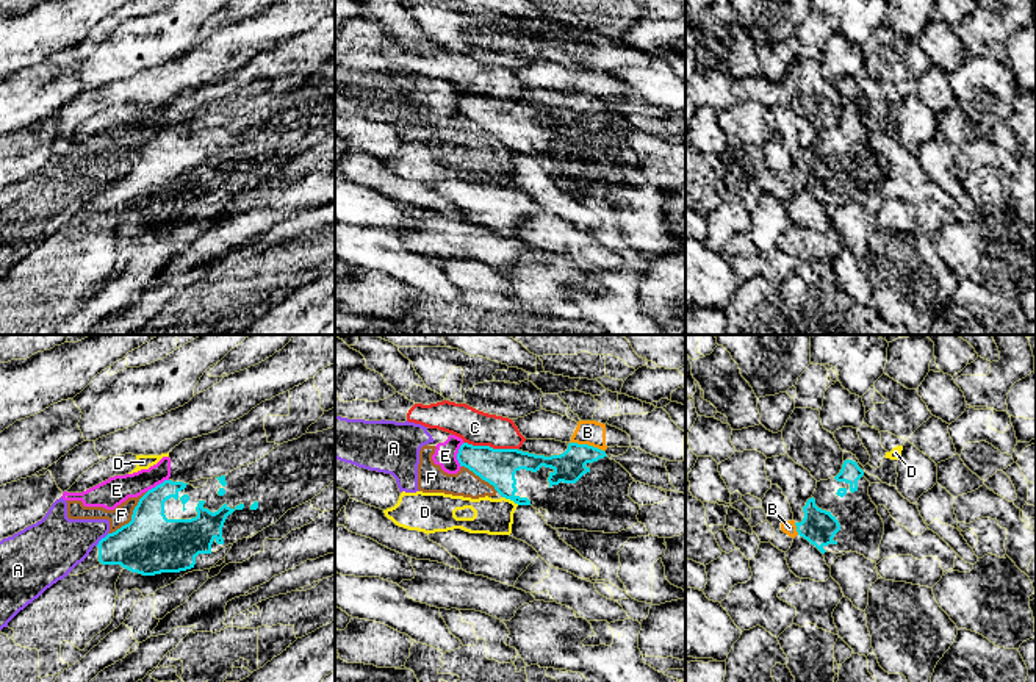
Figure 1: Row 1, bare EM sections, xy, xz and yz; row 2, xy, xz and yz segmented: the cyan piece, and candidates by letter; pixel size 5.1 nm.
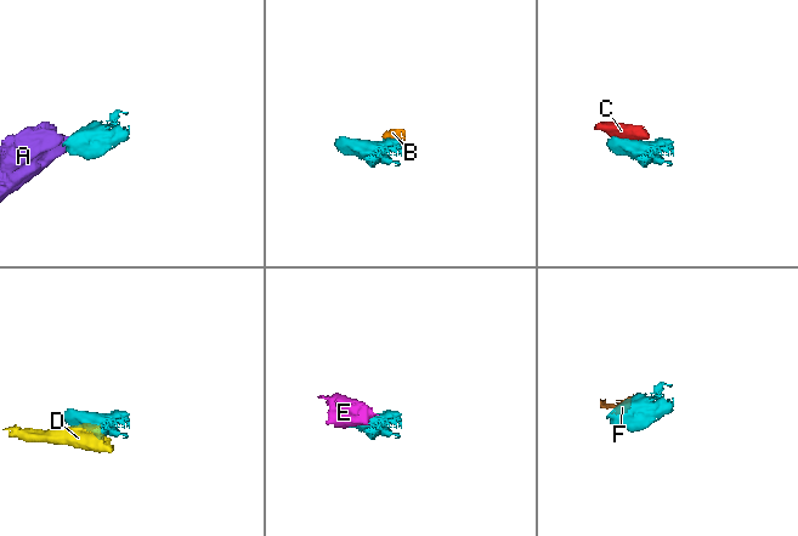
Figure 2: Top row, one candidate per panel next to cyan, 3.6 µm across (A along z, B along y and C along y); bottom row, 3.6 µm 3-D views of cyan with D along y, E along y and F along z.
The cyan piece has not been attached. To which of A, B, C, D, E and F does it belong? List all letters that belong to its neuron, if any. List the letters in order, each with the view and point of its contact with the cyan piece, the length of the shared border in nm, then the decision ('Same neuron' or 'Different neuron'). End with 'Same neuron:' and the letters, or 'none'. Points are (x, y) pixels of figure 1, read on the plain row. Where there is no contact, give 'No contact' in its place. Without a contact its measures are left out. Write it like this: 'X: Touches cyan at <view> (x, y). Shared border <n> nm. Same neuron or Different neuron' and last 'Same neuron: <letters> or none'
A: Touches cyan at xy (102, 188). Shared border 90 nm. Different neuron
B: Touches cyan at xz (587, 94). Shared border 180 nm. Different neuron
C: Touches cyan at xz (489, 96). Shared border 280 nm. Different neuron
D: Touches cyan at xz (510, 149). Shared border 100 nm. Different neuron
E: Touches cyan at xz (457, 105). Shared border 130 nm. Different neuron
F: Touches cyan at xy (132, 166). Shared border 300 nm. Different neuron
Same neuron: none

